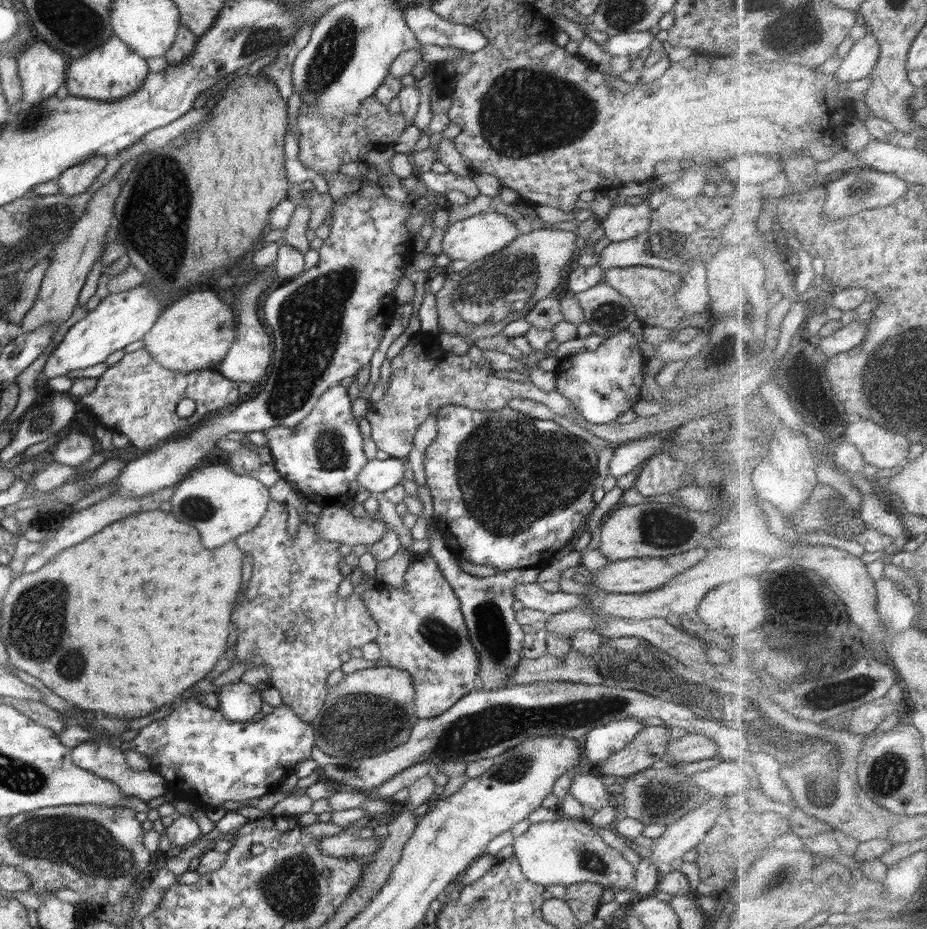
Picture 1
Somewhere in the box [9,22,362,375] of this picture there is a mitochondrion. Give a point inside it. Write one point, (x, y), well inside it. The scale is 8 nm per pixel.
(162, 170)

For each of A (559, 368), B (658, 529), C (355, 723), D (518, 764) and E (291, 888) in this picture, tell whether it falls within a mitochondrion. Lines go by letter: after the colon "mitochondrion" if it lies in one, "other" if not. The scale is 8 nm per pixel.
A: other
B: mitochondrion
C: mitochondrion
D: mitochondrion
E: mitochondrion

